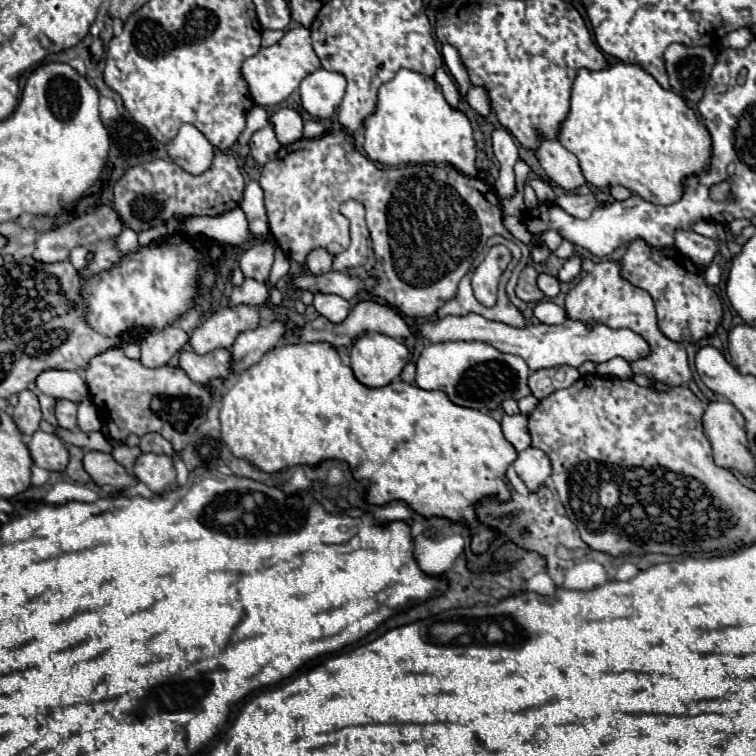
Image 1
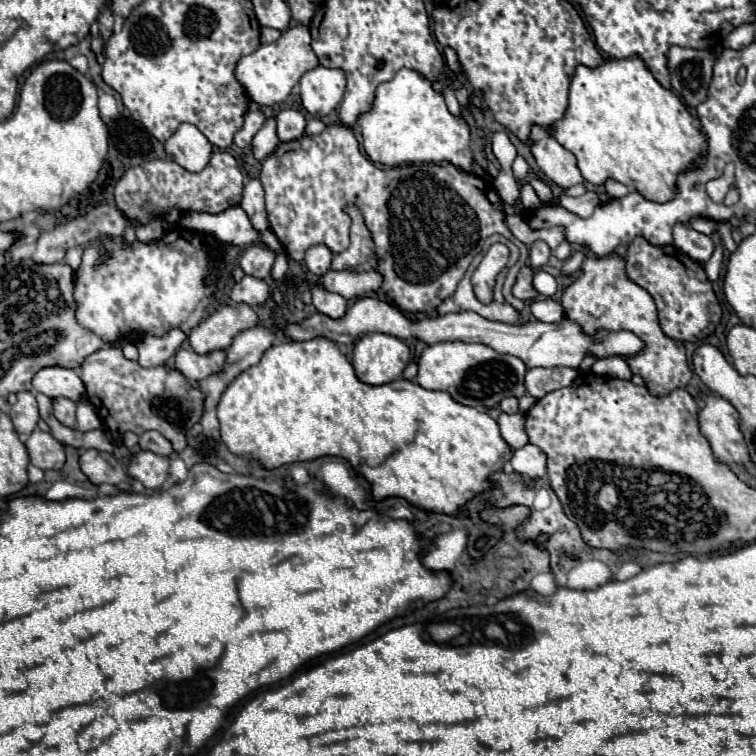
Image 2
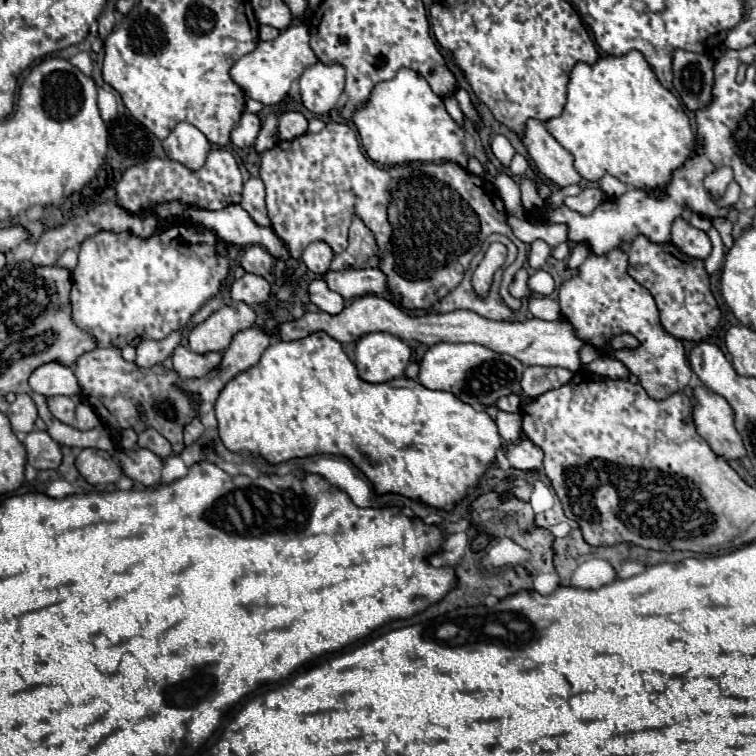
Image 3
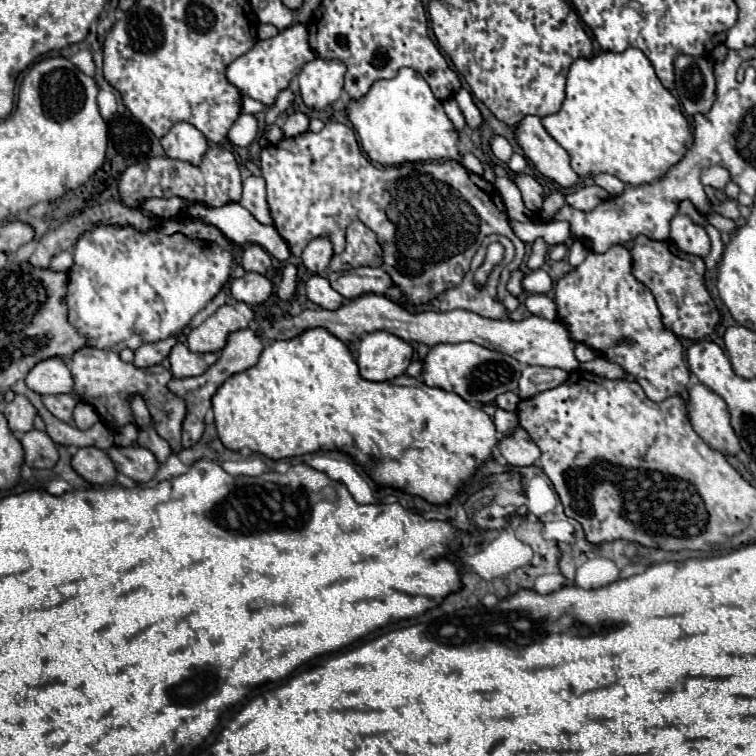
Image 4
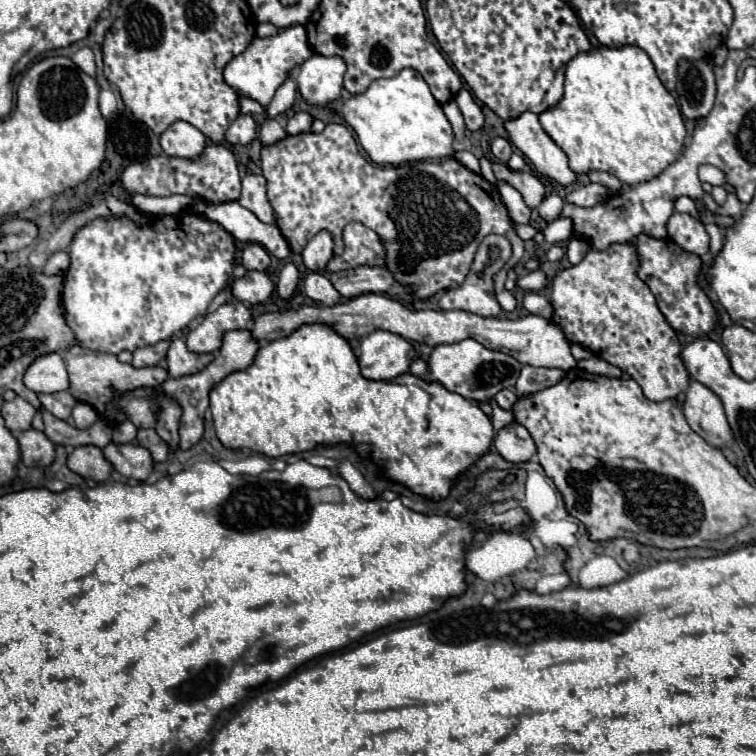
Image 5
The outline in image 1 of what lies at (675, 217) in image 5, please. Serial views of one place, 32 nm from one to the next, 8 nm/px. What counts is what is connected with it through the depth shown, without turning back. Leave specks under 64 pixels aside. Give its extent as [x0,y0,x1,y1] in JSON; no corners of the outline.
[674,228,718,268]

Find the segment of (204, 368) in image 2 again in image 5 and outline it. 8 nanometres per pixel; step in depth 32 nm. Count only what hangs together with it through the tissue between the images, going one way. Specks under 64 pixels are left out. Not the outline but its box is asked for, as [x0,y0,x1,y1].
[166,338,214,378]

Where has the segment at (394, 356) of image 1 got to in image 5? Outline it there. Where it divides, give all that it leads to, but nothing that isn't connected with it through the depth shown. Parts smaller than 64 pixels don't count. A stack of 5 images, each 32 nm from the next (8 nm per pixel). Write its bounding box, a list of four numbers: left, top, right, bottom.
[360,330,414,380]

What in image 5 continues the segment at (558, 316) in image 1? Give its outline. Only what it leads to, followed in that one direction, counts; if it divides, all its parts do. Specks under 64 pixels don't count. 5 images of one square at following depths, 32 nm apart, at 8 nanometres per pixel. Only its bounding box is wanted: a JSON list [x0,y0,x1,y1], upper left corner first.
[522,292,552,318]

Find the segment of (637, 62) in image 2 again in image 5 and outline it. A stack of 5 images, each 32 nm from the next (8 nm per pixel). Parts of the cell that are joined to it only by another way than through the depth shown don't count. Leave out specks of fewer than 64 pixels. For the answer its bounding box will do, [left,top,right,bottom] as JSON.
[538,44,686,186]

